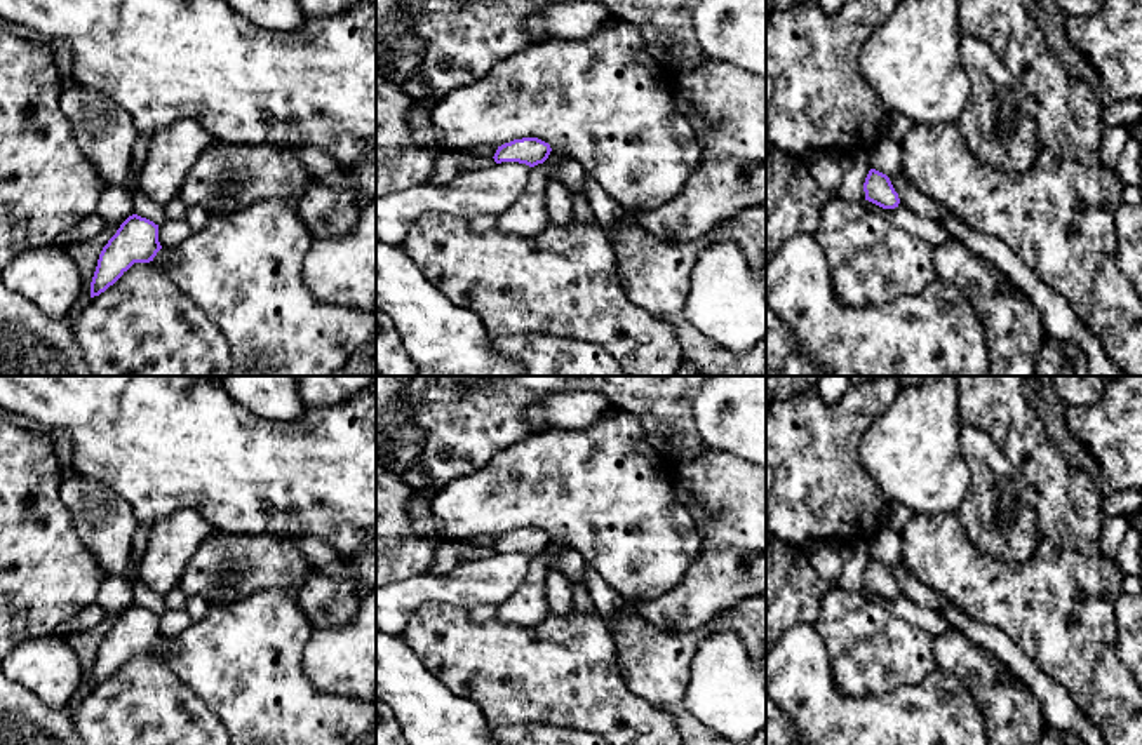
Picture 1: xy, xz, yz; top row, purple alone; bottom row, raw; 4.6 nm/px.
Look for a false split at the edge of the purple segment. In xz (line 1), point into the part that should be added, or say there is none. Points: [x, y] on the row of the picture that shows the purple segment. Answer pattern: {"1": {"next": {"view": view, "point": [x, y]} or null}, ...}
{"1": {"next": null}}

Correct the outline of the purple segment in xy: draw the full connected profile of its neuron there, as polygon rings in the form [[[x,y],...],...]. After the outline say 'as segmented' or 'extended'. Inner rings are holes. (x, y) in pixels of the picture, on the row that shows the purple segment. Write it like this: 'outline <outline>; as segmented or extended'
outline [[[129,216],[103,247],[91,282],[91,298],[113,285],[134,263],[150,263],[162,249],[158,225]]]; as segmented

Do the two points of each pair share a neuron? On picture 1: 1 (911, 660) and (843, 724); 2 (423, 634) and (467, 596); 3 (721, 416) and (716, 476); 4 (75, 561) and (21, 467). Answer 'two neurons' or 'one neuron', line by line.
1: two neurons
2: two neurons
3: two neurons
4: one neuron

